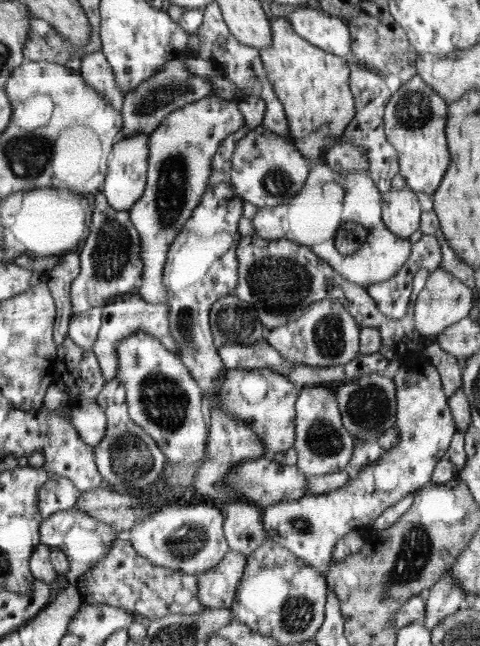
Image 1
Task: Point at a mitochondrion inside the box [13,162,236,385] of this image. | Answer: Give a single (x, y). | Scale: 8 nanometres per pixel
(111, 252)

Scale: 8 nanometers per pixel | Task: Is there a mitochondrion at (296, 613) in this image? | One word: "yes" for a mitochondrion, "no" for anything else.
yes

